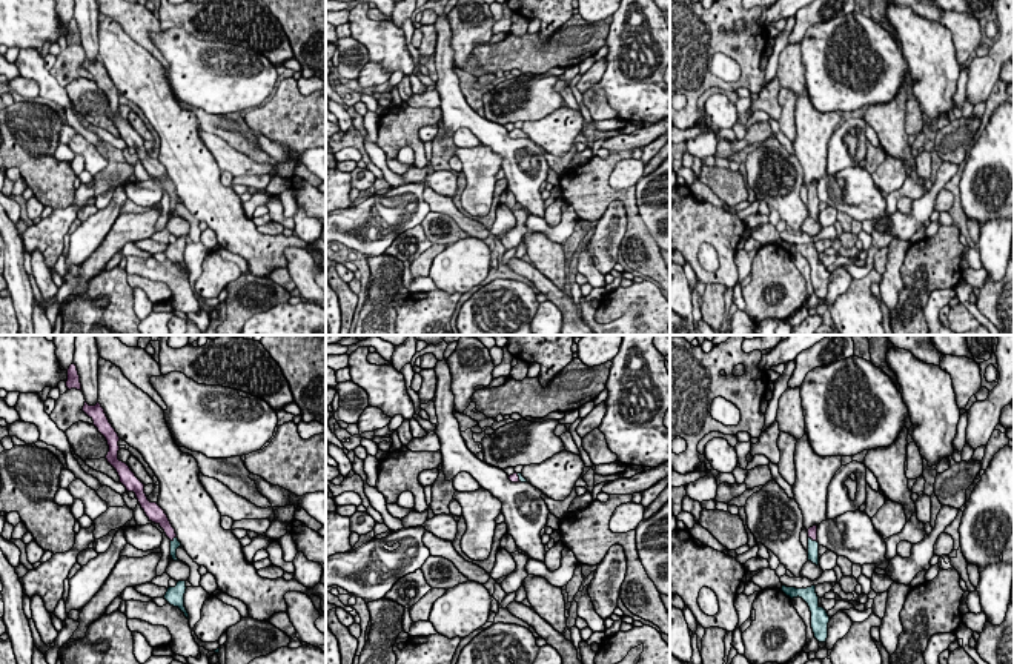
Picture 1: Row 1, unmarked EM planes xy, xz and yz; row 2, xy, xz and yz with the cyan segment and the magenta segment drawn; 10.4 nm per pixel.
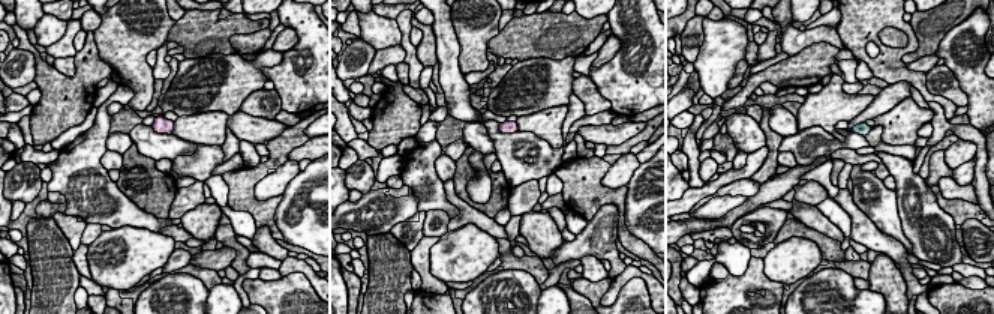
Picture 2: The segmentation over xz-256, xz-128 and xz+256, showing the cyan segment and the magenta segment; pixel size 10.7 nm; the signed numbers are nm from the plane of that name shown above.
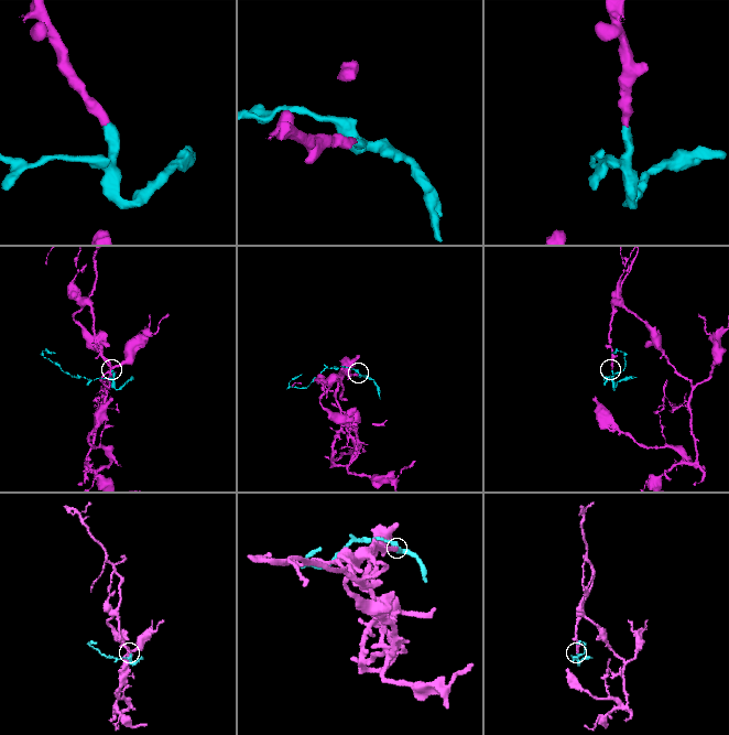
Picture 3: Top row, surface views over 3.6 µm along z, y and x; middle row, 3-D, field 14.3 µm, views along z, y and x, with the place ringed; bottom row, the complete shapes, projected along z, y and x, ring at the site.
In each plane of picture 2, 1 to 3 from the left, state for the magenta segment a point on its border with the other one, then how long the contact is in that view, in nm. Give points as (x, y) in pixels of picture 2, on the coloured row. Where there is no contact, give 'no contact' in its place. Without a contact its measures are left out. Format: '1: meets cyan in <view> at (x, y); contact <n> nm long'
1: no contact
2: no contact
3: no contact

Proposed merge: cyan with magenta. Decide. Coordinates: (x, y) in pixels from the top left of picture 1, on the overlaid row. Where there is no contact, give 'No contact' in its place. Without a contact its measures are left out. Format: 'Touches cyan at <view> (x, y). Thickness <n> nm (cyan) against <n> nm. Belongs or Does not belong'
Touches cyan at xy (174, 540). Thickness 100 nm (cyan) against 120 nm. Belongs

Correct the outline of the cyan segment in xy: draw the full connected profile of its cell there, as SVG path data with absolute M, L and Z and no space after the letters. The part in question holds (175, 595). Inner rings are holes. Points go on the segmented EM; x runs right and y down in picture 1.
M178 581L175 587L169 587L166 595L164 595L164 599L174 606L174 607L178 607L184 616L189 619L189 613L184 607L184 593L186 593L186 581Z

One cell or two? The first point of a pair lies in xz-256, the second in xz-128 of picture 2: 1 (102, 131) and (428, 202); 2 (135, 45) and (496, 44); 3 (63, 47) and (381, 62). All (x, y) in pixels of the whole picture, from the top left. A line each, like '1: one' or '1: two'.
1: one
2: two
3: one

